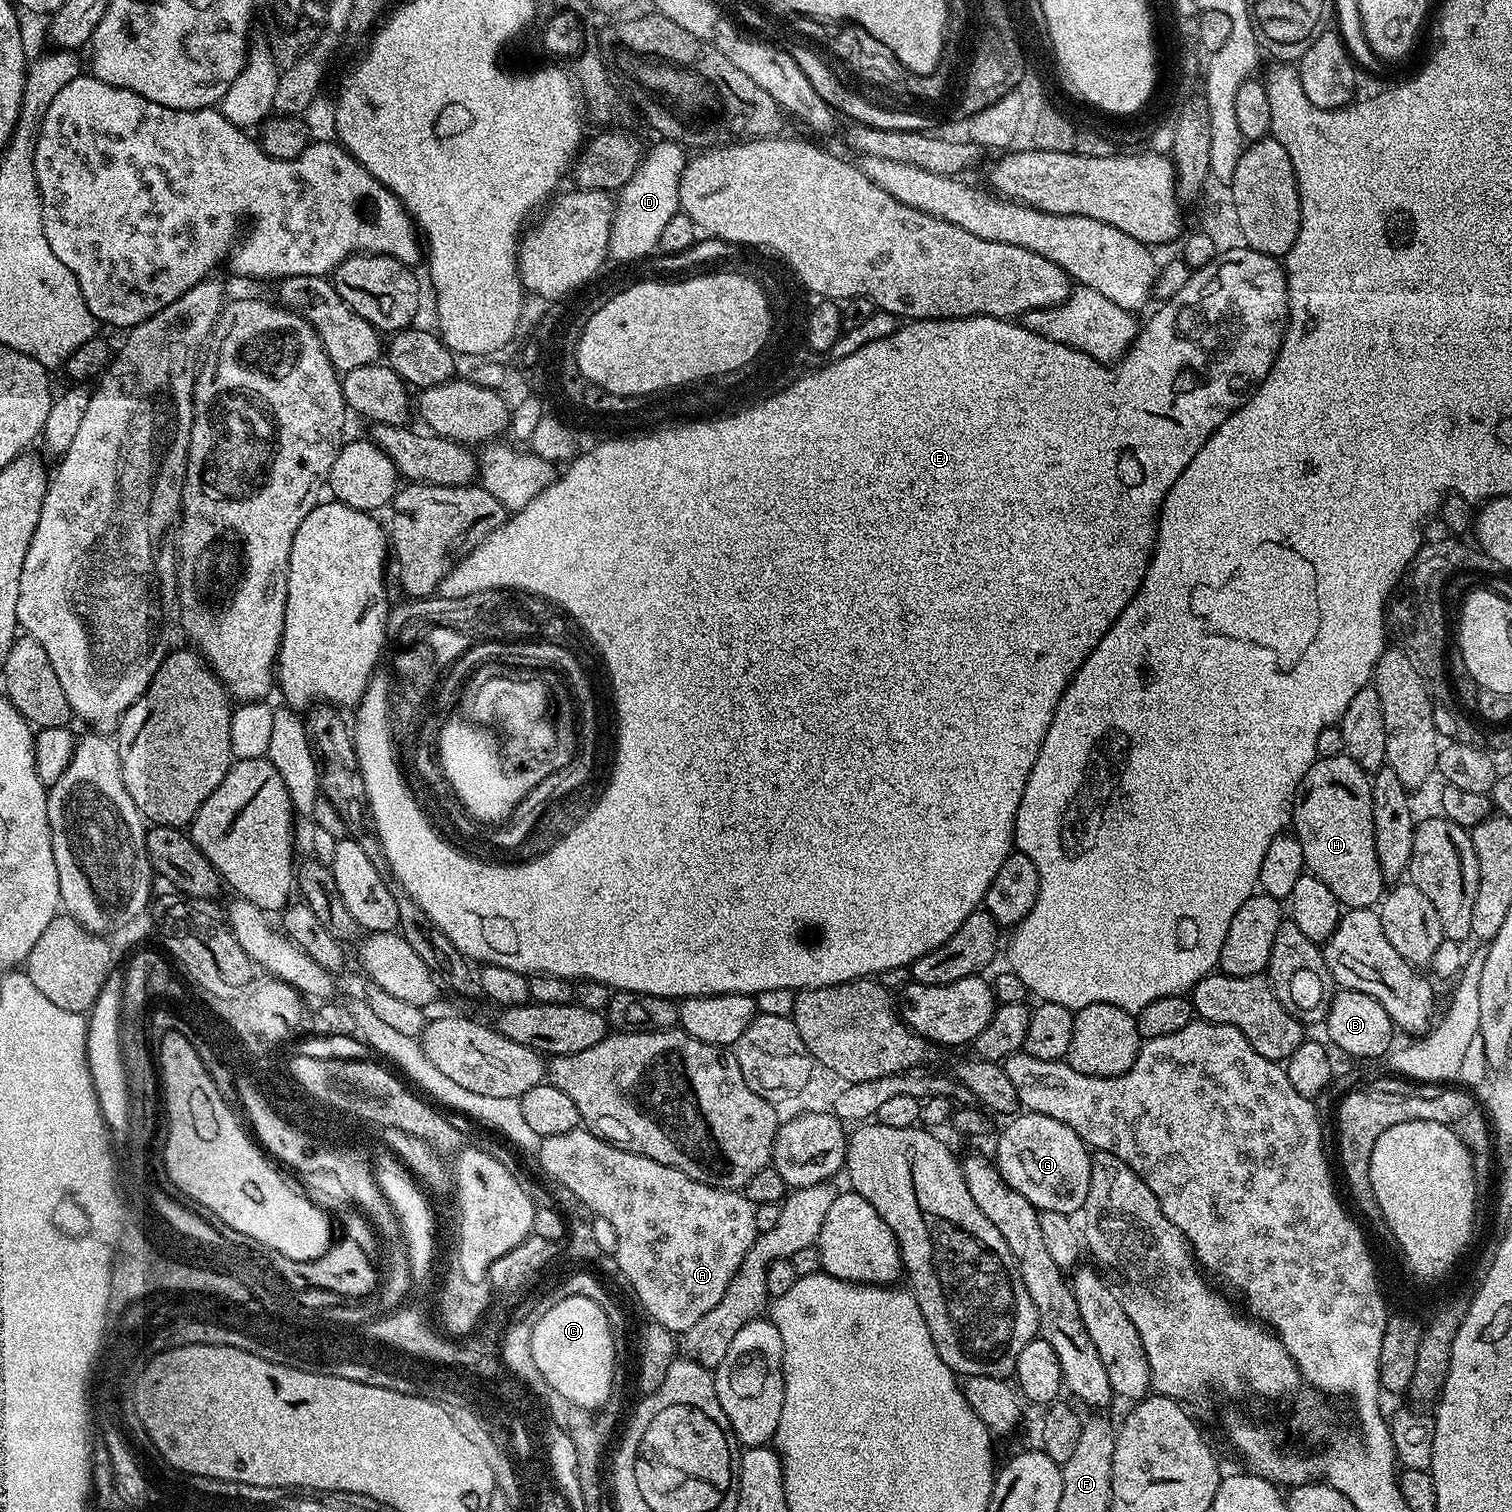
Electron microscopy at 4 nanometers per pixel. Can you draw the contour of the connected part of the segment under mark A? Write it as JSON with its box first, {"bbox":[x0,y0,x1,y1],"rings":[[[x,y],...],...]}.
{"bbox":[538,1127,758,1334],"rings":[[[583,1127],[570,1130],[566,1134],[543,1137],[538,1149],[539,1156],[540,1168],[550,1179],[557,1180],[566,1191],[573,1192],[592,1211],[592,1214],[606,1218],[606,1222],[610,1222],[614,1226],[614,1234],[618,1234],[618,1246],[614,1253],[616,1264],[620,1267],[621,1274],[628,1279],[633,1294],[640,1299],[641,1306],[652,1315],[649,1317],[655,1323],[666,1326],[666,1330],[670,1330],[673,1334],[683,1334],[686,1330],[690,1330],[690,1326],[694,1326],[694,1322],[698,1322],[698,1318],[702,1318],[702,1314],[710,1314],[710,1310],[714,1310],[714,1306],[718,1306],[718,1302],[722,1302],[722,1294],[726,1294],[726,1286],[730,1286],[730,1278],[734,1278],[738,1266],[742,1266],[742,1258],[746,1258],[750,1246],[754,1246],[758,1235],[754,1222],[756,1205],[748,1201],[748,1197],[744,1195],[743,1191],[711,1188],[708,1184],[703,1184],[682,1174],[682,1170],[674,1170],[674,1166],[654,1162],[645,1156],[628,1152],[625,1148],[617,1148],[616,1145],[609,1144],[607,1140],[594,1135],[593,1132],[589,1132]]]}

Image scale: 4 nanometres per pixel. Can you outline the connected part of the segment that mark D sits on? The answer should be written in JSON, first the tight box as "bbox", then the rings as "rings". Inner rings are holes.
{"bbox":[609,138,686,256],"rings":[[[660,138],[655,142],[657,144],[653,148],[647,149],[640,168],[618,192],[609,242],[616,256],[640,256],[652,244],[658,247],[658,237],[662,235],[666,222],[670,222],[670,218],[680,211],[680,175],[686,163],[685,149],[673,140]]]}

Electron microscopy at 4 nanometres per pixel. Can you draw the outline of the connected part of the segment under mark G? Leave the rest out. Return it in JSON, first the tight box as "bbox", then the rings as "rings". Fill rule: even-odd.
{"bbox":[994,1111,1092,1215],"rings":[[[1025,1111],[1023,1115],[1009,1119],[1005,1123],[1009,1124],[1001,1130],[1000,1137],[996,1140],[994,1163],[1000,1169],[1001,1178],[1011,1188],[1018,1190],[1018,1194],[1022,1194],[1022,1198],[1026,1198],[1040,1212],[1057,1211],[1058,1214],[1064,1215],[1079,1213],[1086,1202],[1086,1194],[1090,1194],[1092,1152],[1084,1139],[1074,1134],[1070,1126],[1058,1122],[1058,1118],[1029,1111]]]}

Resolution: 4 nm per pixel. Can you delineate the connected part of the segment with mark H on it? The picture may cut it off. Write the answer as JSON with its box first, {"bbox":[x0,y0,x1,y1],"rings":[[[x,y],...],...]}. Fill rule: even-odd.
{"bbox":[1291,754,1386,909],"rings":[[[1346,754],[1319,758],[1302,778],[1292,806],[1291,827],[1302,846],[1304,867],[1330,886],[1330,894],[1345,909],[1379,905],[1386,879],[1375,853],[1374,819],[1371,813],[1372,781],[1369,773]]]}

